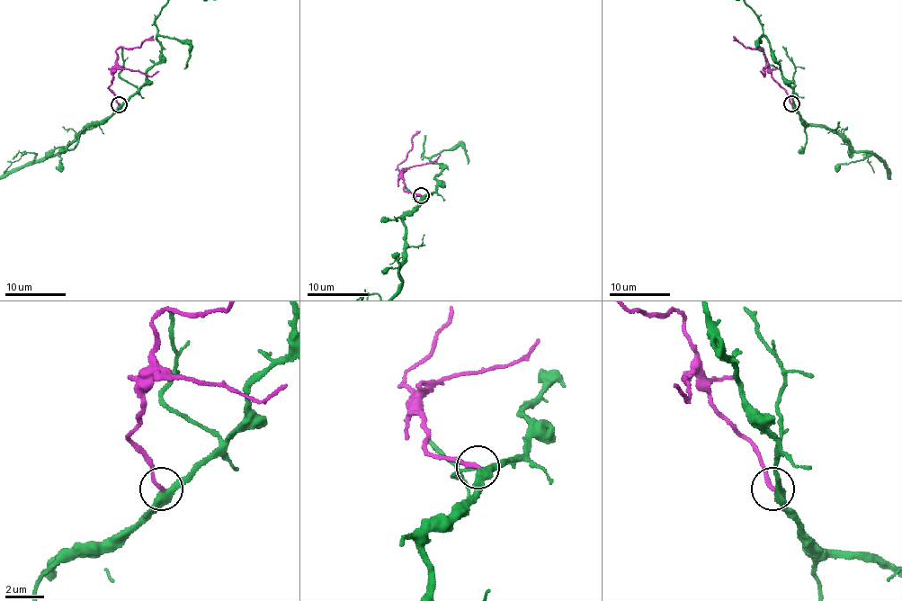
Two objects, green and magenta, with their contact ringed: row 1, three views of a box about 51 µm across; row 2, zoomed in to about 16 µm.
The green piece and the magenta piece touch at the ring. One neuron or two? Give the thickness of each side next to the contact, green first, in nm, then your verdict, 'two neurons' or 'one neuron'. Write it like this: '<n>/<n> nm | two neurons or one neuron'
400/200 nm | two neurons

